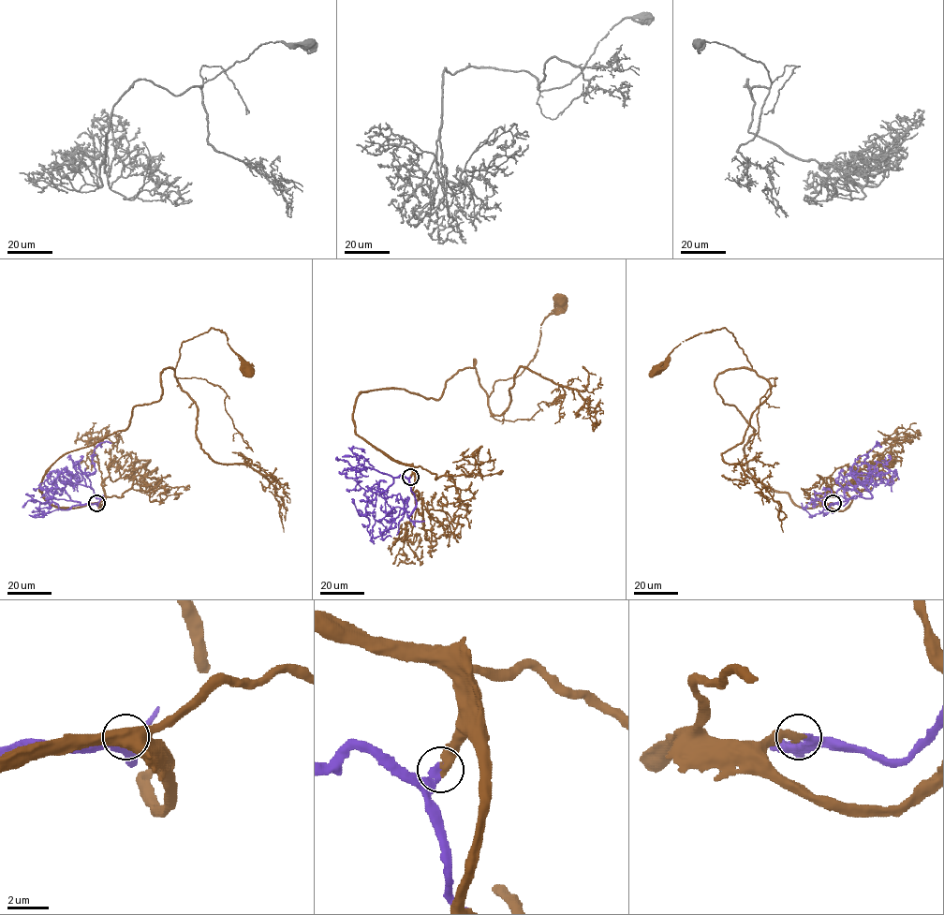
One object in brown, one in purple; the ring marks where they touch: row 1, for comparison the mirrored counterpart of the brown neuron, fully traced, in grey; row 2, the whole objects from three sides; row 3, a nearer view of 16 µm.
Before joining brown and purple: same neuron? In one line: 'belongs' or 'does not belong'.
belongs

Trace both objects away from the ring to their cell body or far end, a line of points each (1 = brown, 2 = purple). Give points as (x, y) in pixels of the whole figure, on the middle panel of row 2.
1: (409, 478), (355, 432), (358, 395), (438, 399), (474, 359), (488, 396), (524, 369), (563, 301)
2: (409, 477), (416, 506), (409, 516), (396, 497), (408, 496), (411, 521), (424, 521)

